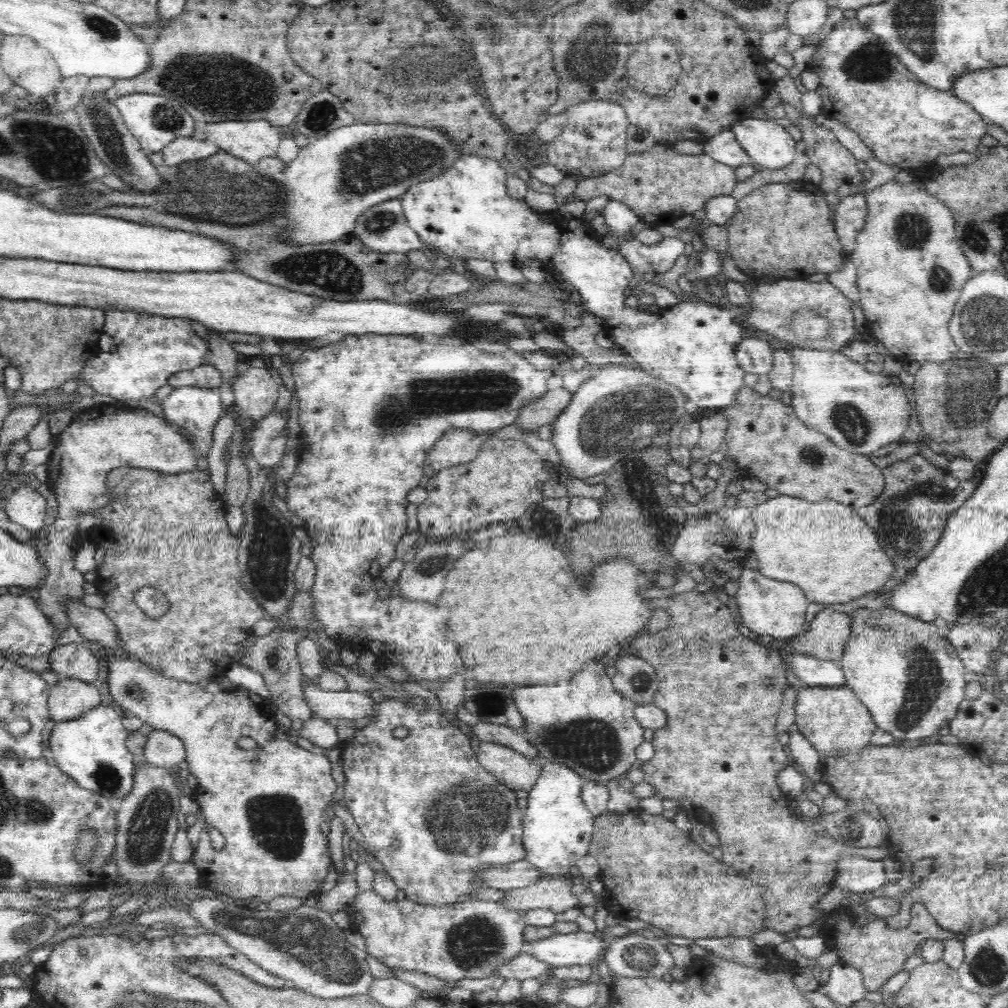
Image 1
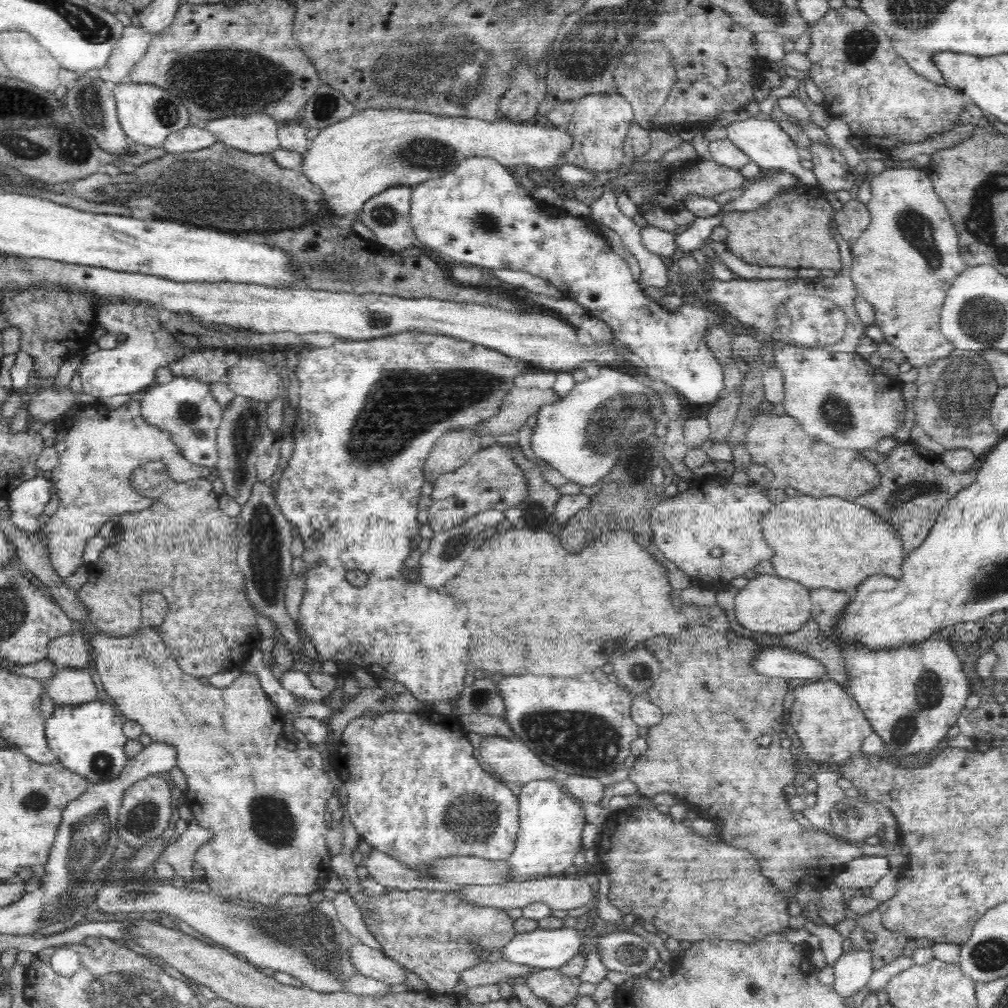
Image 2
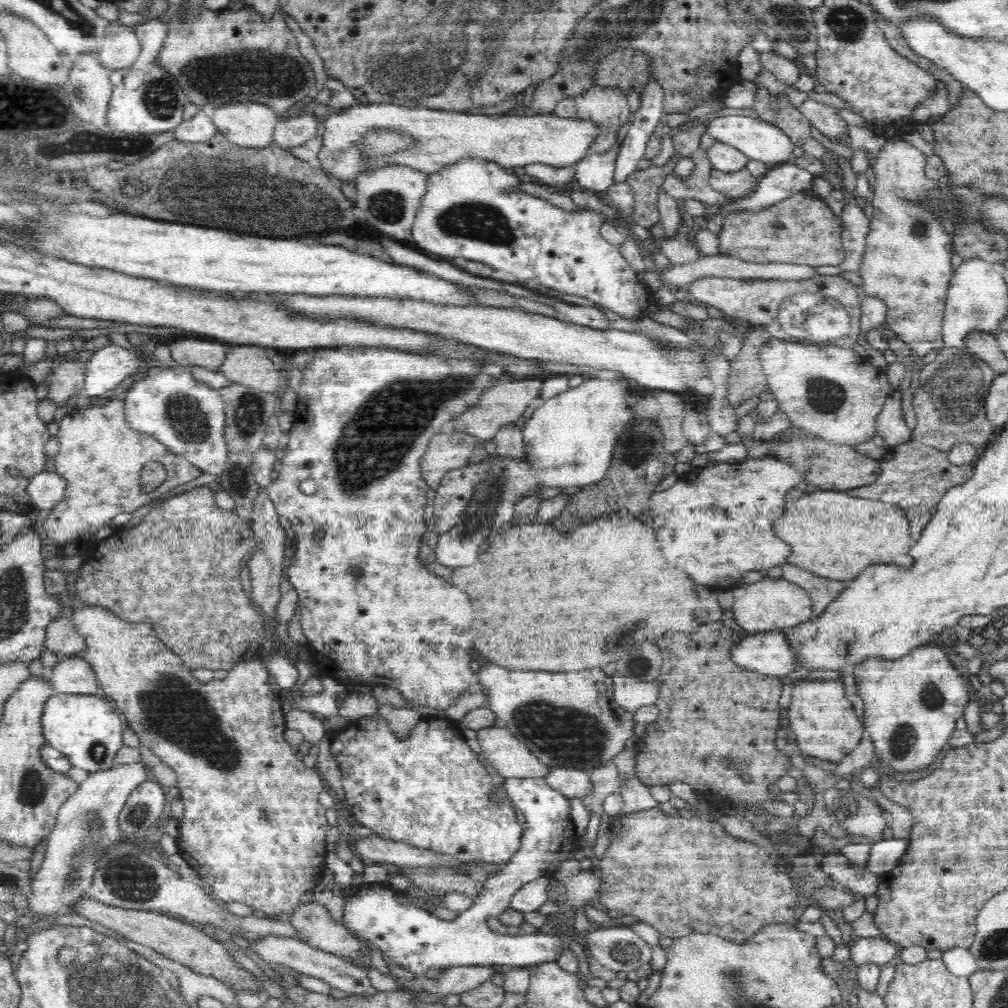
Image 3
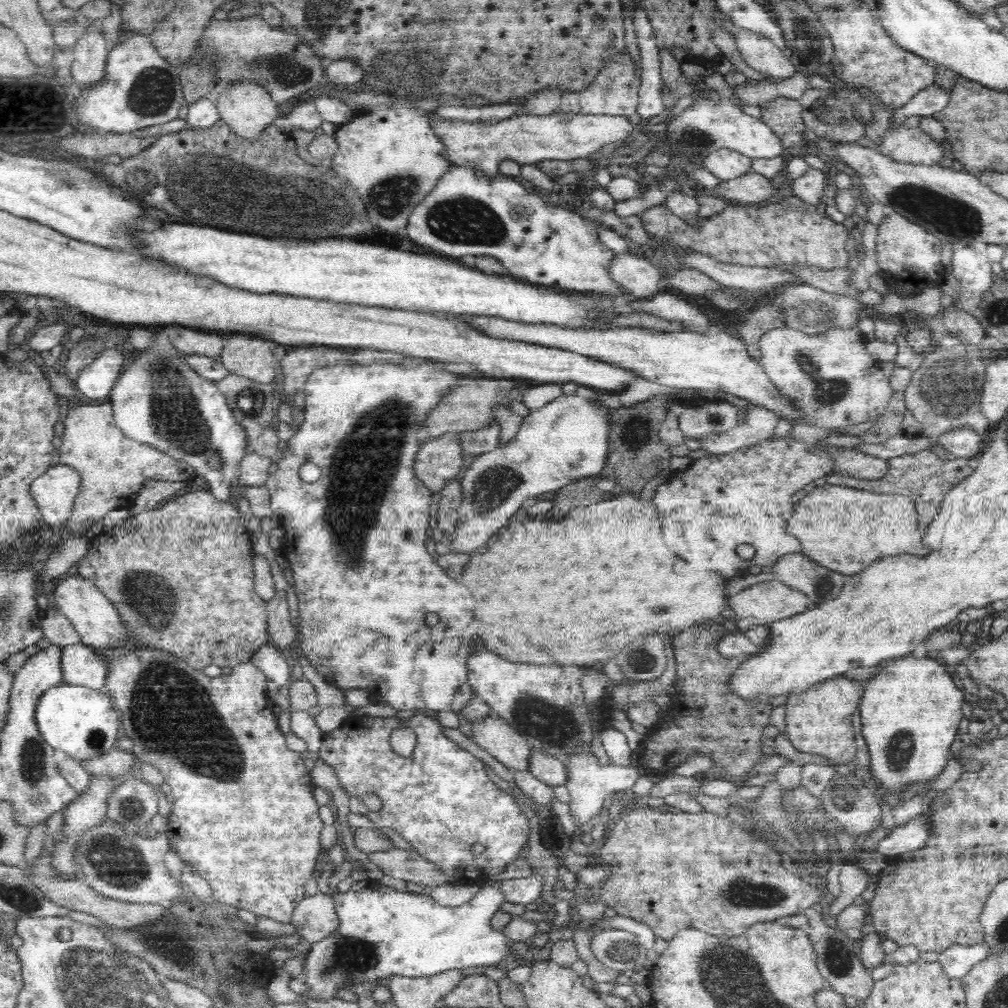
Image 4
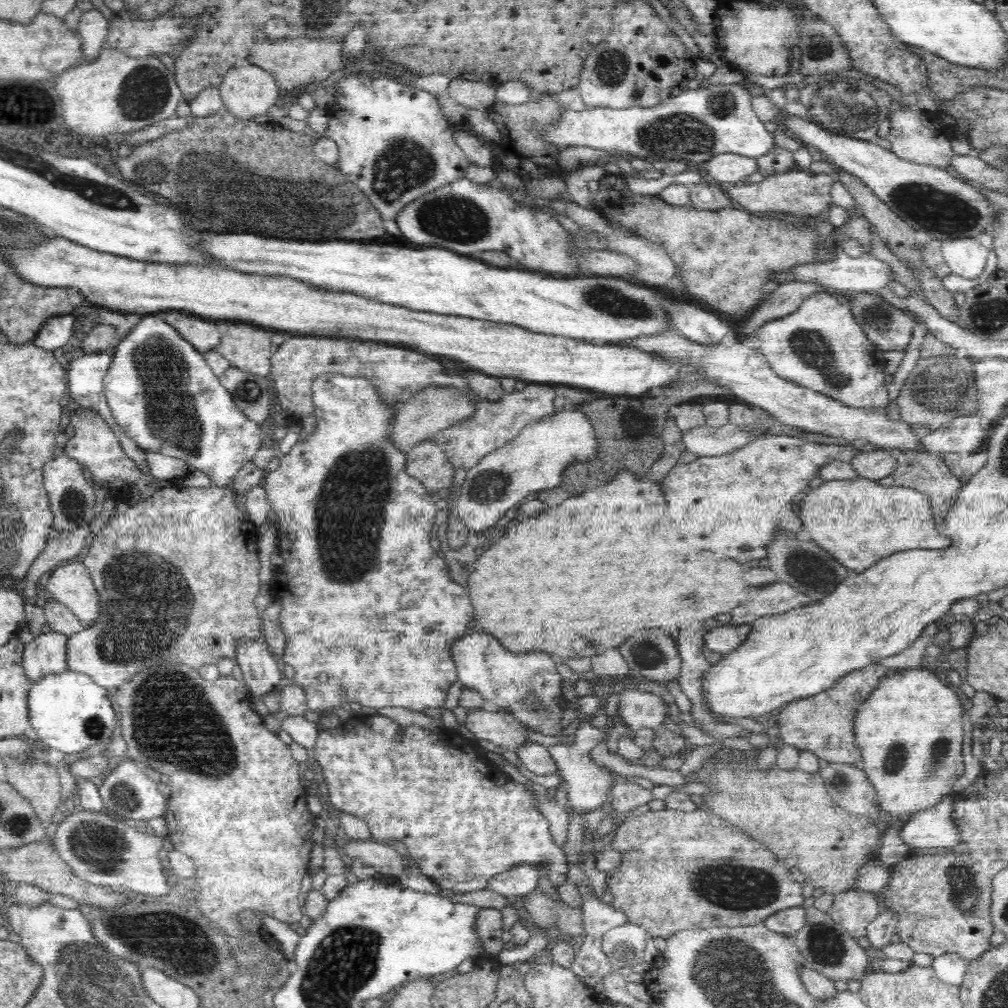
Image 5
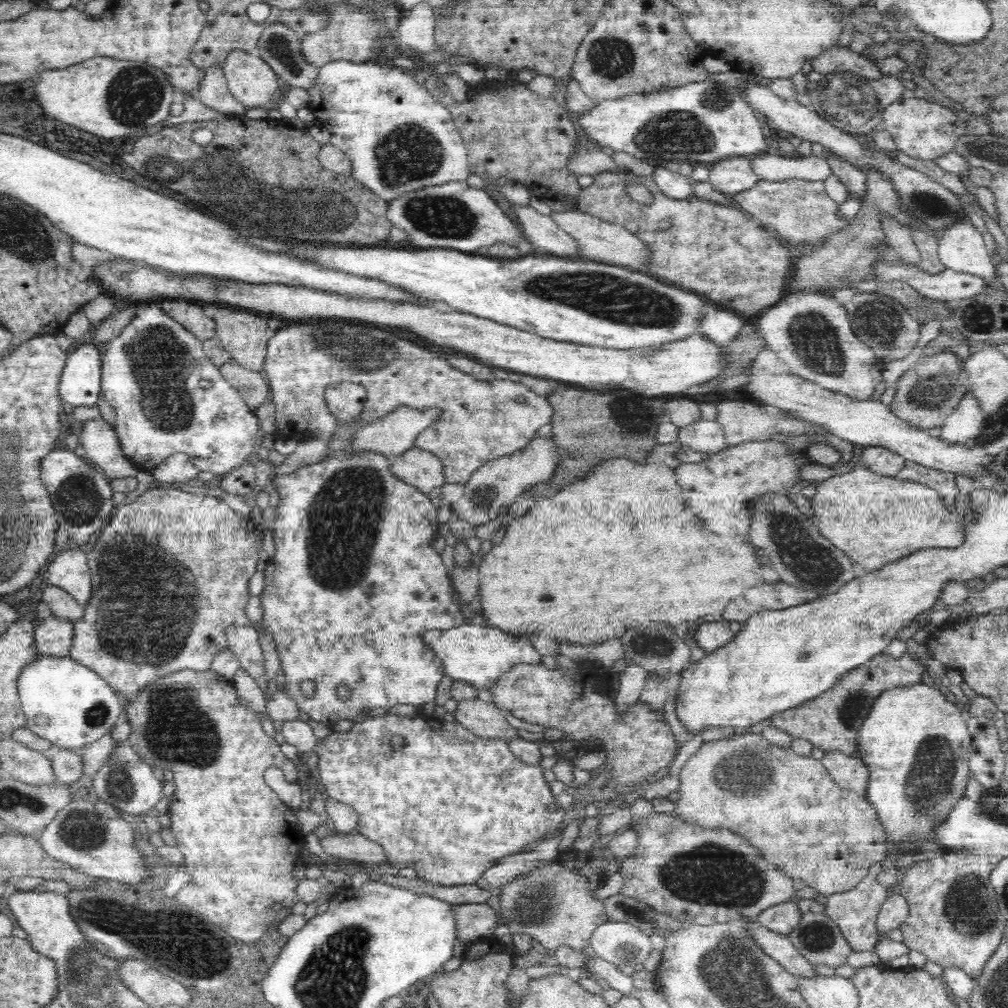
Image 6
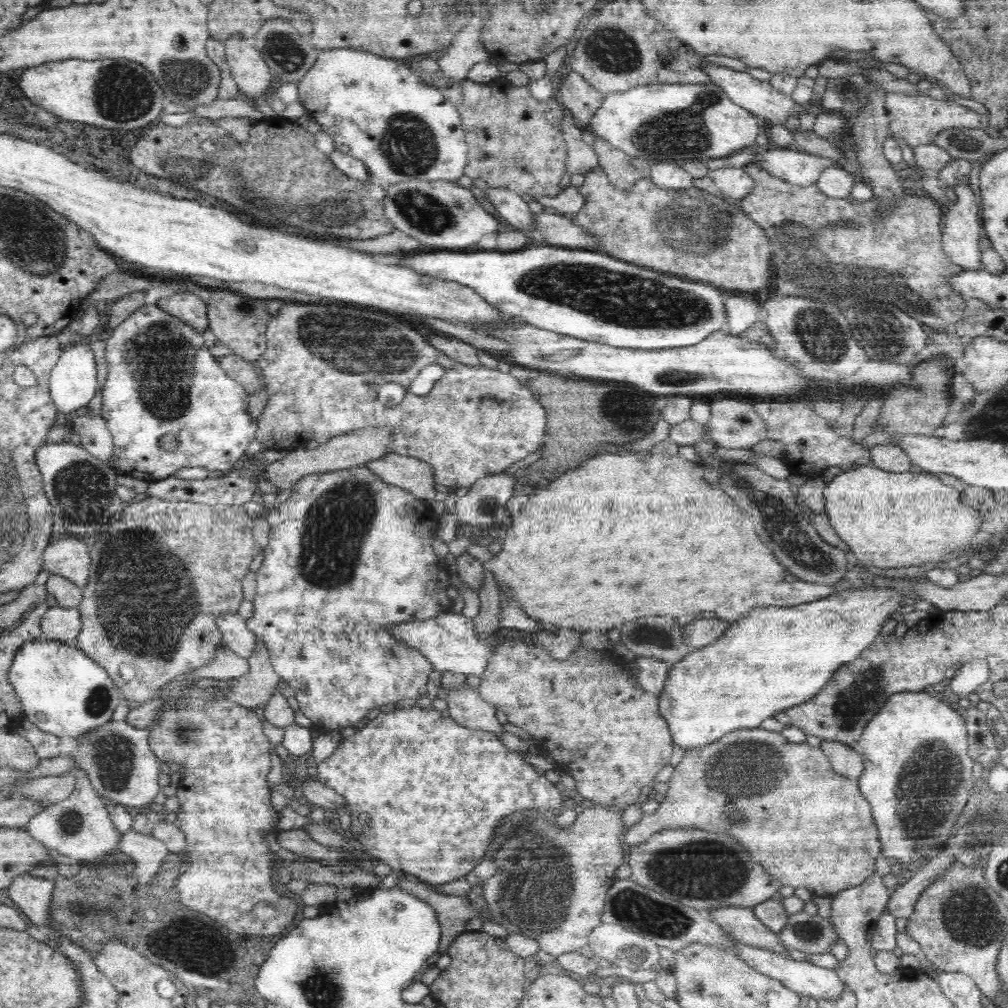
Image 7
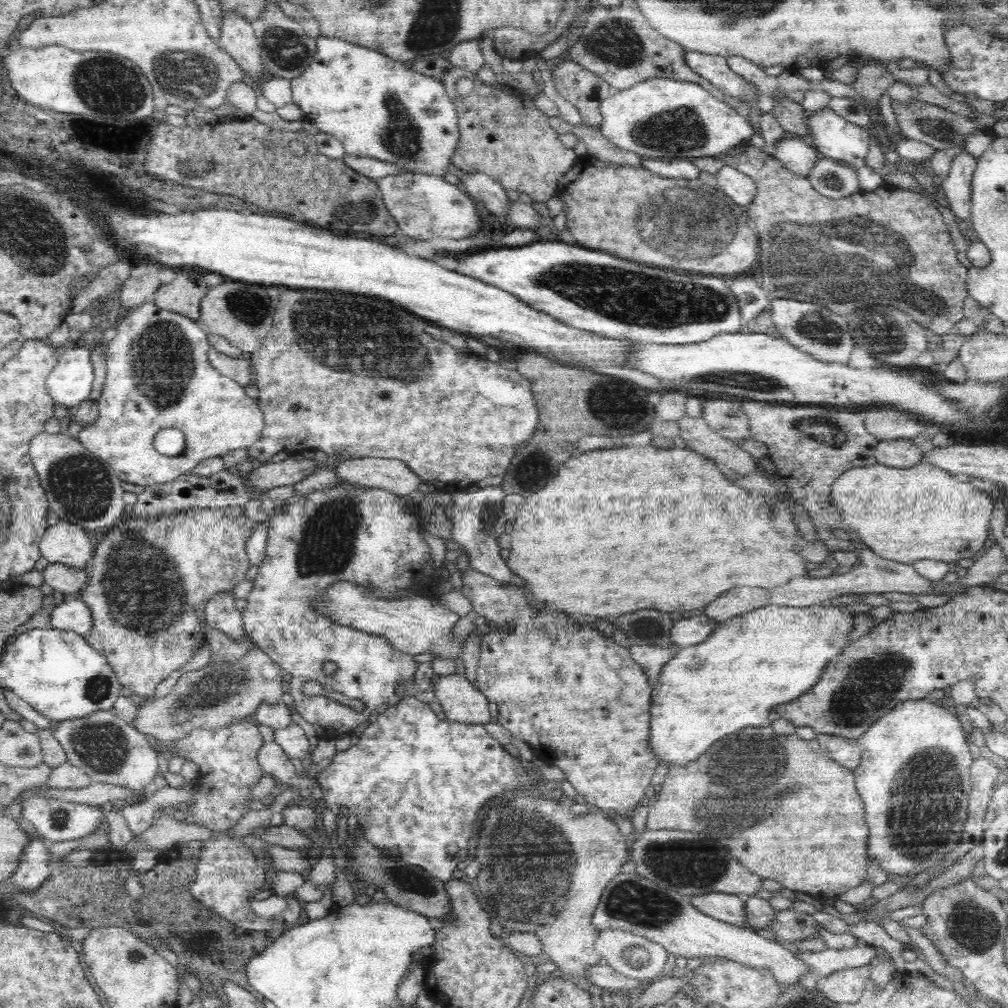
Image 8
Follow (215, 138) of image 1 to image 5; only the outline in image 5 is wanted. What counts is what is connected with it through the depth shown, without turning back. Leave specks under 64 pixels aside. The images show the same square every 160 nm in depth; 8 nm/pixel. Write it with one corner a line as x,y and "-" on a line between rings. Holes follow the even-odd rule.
252,64
230,68
218,87
224,108
240,119
264,120
272,105
282,103
274,77

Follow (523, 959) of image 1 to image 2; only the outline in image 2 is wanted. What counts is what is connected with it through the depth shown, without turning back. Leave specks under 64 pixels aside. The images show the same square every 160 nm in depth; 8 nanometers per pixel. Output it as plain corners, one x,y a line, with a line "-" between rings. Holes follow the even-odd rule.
499,959
494,963
479,962
472,968
461,972
459,981
464,983
467,988
476,986
486,986
489,984
502,985
507,976
526,977
537,969
533,965
516,964
507,960

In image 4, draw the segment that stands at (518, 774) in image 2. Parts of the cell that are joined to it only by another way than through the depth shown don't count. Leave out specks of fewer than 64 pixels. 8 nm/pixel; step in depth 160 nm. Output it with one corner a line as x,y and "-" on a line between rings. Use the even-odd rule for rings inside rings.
491,714
472,722
475,743
502,762
511,772
528,770
530,748
524,735
516,732
504,719

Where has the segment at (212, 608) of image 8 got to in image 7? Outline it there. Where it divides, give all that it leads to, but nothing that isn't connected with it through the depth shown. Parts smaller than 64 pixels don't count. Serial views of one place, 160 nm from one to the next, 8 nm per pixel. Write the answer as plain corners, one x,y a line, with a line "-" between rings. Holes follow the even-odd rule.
237,612
218,615
215,620
218,631
223,634
223,644
236,656
248,660
258,644
256,635
247,627
246,619

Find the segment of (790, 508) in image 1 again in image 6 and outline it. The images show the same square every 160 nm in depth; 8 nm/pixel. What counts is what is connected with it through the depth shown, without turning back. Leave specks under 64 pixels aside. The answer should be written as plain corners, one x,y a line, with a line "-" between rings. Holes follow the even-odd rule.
862,460
858,461
854,468
852,468
849,472
832,476
825,481
816,484
816,494
812,496
810,502
815,514
812,517
812,519
814,519
813,526
816,526
818,531
820,531
820,534
828,538
828,540
830,540
836,548
840,548
842,552
846,552
846,554
848,554
854,562
858,562
858,564
860,564
868,572
872,572
883,565
888,564
888,562
896,562
896,560
900,560
900,558
906,558
906,556
914,554
916,550
953,549
961,544
964,544
964,524
962,523
962,519
957,516
955,512
948,511
948,507
944,505
944,499
940,497
938,491
918,482
902,480
899,476
880,476
878,473
870,471
868,467
864,467
864,465
862,465

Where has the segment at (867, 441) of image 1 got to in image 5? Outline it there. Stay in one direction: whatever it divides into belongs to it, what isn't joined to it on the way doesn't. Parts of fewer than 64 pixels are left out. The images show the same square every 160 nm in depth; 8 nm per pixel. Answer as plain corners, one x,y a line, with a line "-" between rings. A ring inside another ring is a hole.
830,291
811,295
794,312
762,323
756,330
762,340
759,351
766,357
776,375
810,390
822,393
846,406
868,410
890,404
882,350
862,330
848,305
840,304

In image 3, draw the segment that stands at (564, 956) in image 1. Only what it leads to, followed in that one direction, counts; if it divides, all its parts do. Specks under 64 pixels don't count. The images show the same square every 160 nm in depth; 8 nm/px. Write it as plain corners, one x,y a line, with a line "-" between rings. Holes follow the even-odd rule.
510,778
503,786
510,802
524,814
520,848
495,875
484,881
483,889
473,903
459,912
454,920
442,920
424,908
400,901
399,888
360,889
345,902
344,925
360,942
365,952
370,944
380,948
385,960
402,966
408,972
423,976
432,968
452,966
503,965
529,967
555,961
564,948
561,938
537,932
529,923
522,924
522,933
499,935
490,930
489,919
498,918
507,908
514,893
531,880
551,876
560,862
578,855
577,835
570,815
568,797
552,788
543,778

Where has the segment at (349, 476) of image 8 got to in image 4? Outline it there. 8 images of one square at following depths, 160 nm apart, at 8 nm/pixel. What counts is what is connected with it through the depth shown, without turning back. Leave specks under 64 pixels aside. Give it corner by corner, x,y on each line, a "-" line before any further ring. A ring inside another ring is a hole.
447,432
436,438
424,439
415,456
414,472
431,493
437,493
450,480
458,476
458,472
462,468
462,457
462,445
460,445
458,433

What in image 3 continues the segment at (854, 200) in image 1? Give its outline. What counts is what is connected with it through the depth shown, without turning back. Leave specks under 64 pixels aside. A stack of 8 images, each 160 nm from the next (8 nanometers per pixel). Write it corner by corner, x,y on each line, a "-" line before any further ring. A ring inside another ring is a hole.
851,199
842,209
843,223
842,247
846,258
836,266
816,266
814,269
821,275
839,275
843,271
857,272
862,264
862,256
866,250
866,234
870,231
871,220
864,211

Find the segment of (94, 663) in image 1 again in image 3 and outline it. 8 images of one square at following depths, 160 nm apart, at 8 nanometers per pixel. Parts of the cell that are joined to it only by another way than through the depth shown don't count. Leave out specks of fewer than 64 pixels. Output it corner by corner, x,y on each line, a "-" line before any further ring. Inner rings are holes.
62,614
46,627
46,647
51,653
70,658
79,656
86,644
70,618

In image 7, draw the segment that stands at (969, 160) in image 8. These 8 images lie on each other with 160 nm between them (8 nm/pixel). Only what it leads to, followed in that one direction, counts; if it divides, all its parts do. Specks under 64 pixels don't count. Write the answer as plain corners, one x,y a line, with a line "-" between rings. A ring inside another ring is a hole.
960,182
952,188
956,193
957,200
948,209
944,210
944,222
942,225
942,251
952,263
960,266
963,270
978,271
982,270
980,264
980,230
983,228
981,219
978,217
978,204
972,188
967,182

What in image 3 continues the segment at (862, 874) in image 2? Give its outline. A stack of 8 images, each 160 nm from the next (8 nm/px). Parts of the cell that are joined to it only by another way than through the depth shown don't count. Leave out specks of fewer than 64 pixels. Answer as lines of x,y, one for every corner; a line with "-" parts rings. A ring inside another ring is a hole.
882,839
871,845
868,862
863,867
880,876
898,866
906,848
909,848
909,839

